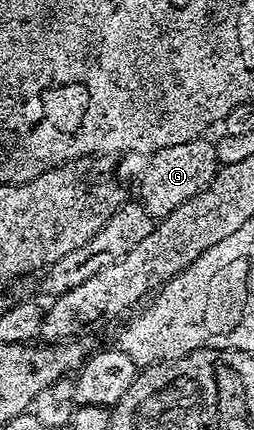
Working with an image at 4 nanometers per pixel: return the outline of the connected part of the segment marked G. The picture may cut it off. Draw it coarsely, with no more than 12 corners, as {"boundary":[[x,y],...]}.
{"boundary":[[199,136],[145,159],[137,197],[155,220],[207,186],[215,143]]}

